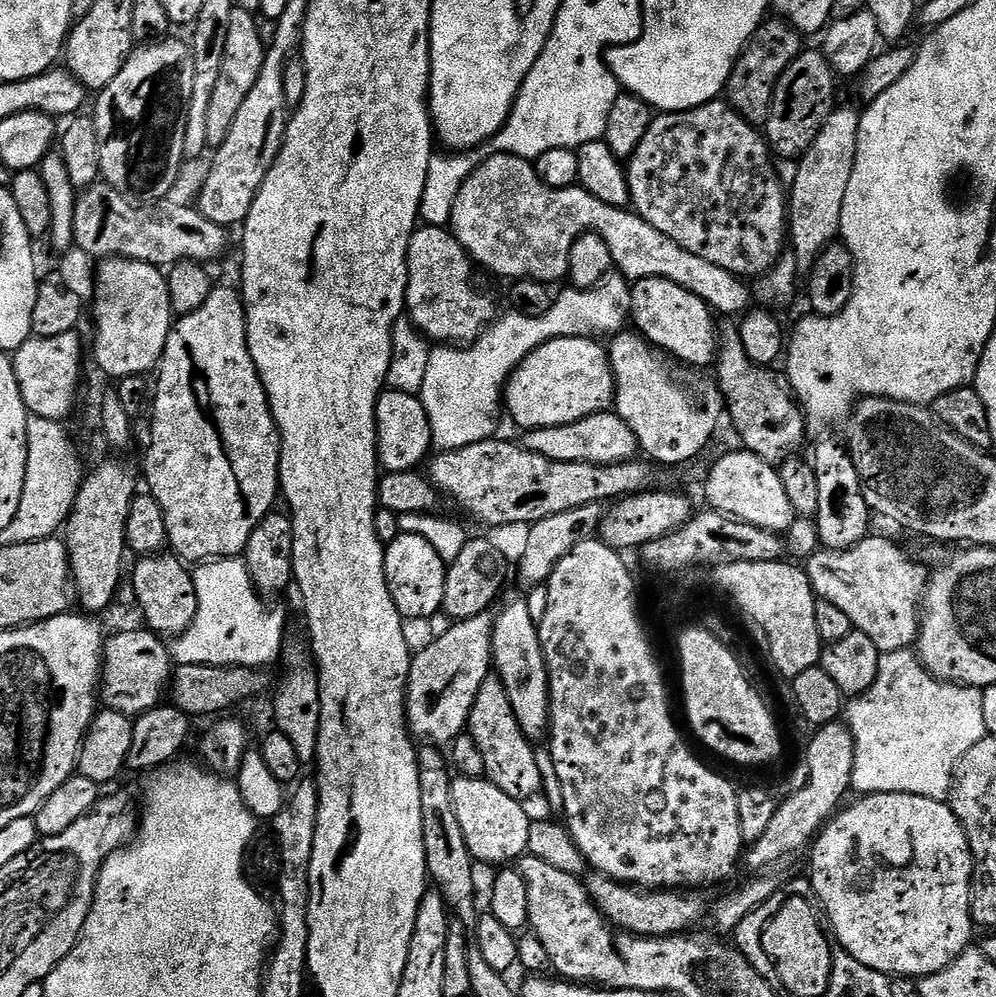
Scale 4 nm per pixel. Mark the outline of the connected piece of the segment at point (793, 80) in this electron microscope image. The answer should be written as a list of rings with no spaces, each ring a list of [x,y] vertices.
[[[820,50],[801,51],[796,61],[782,74],[774,90],[772,109],[762,128],[769,149],[777,157],[796,160],[803,156],[806,150],[810,150],[822,122],[826,122],[833,108],[837,107],[836,83],[838,77]]]

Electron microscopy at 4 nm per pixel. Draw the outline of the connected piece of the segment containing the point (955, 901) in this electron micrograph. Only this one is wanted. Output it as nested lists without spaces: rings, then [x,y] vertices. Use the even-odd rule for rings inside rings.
[[[873,792],[861,795],[852,805],[841,807],[820,829],[810,844],[812,850],[812,891],[819,898],[827,923],[834,933],[834,939],[847,950],[851,956],[858,958],[862,966],[870,966],[870,970],[878,970],[887,976],[919,978],[929,976],[954,962],[973,943],[972,931],[972,851],[960,820],[952,812],[951,807],[943,800],[931,800],[914,794],[901,792]]]

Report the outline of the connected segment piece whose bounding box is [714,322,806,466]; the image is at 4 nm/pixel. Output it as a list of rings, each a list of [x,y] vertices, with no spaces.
[[[724,322],[718,328],[718,351],[714,361],[716,380],[721,397],[726,401],[726,412],[732,415],[732,424],[740,435],[745,449],[766,463],[779,465],[786,454],[804,444],[806,421],[804,409],[800,407],[787,375],[780,376],[768,366],[753,364],[742,346],[739,327],[732,322]]]

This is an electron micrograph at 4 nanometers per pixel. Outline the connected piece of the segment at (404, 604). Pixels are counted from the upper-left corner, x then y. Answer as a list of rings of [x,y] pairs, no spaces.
[[[400,532],[386,544],[384,550],[384,574],[386,586],[394,606],[405,621],[424,620],[427,616],[439,613],[444,607],[446,590],[446,561],[418,534]]]

